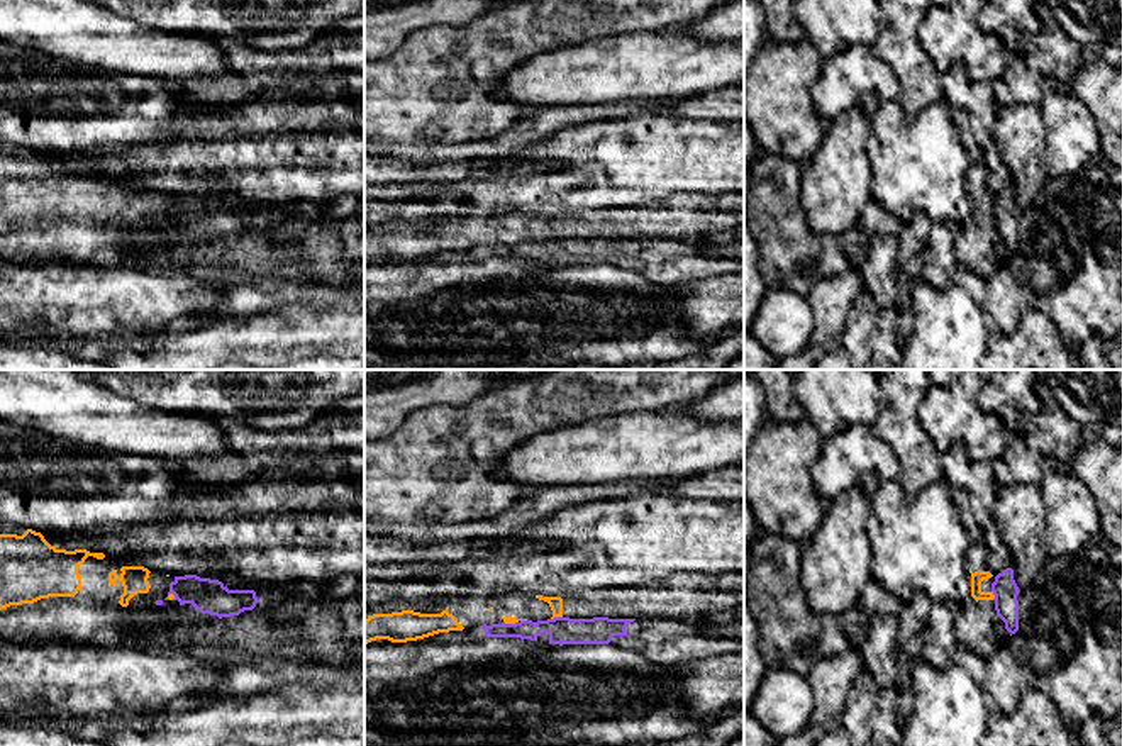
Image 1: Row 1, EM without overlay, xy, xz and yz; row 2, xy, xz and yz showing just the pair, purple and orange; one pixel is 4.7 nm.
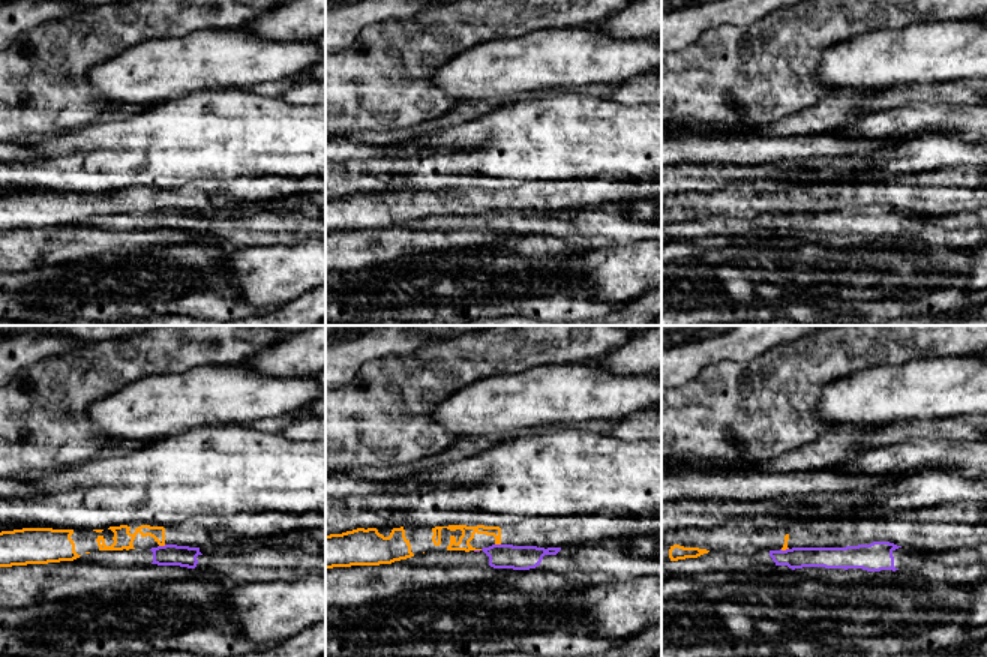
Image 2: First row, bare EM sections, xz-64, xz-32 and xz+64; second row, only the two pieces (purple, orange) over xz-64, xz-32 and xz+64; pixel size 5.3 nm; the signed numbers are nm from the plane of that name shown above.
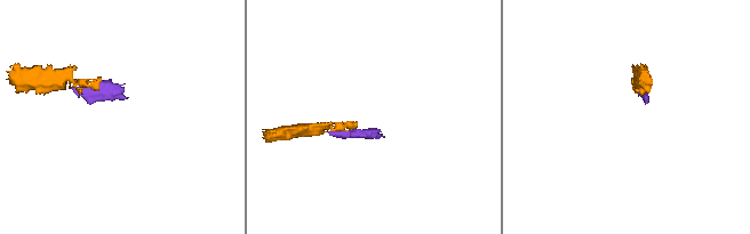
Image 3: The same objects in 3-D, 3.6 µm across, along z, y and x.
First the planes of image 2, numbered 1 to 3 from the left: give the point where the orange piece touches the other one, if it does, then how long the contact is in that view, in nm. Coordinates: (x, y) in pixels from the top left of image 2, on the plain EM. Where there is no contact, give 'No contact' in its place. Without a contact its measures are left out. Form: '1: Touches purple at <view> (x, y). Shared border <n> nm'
1: Touches purple at xz-64 (162, 210). Shared border 40 nm
2: Touches purple at xz-32 (498, 209). Shared border 30 nm
3: Touches purple at xz+64 (783, 215). Shared border 50 nm

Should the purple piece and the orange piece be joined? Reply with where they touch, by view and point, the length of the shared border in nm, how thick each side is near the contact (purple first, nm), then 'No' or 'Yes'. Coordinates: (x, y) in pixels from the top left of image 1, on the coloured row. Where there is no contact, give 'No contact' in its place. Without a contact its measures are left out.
Touches purple at xz (556, 617). Shared border 60 nm. Thickness 130 nm (purple) against 60 nm. No

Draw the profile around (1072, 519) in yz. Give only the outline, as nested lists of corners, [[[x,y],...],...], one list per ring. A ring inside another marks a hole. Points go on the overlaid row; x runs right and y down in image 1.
[[[1053,458],[1041,459],[1044,502],[1042,549],[1047,558],[1078,553],[1100,532],[1100,510],[1088,487],[1063,473]]]

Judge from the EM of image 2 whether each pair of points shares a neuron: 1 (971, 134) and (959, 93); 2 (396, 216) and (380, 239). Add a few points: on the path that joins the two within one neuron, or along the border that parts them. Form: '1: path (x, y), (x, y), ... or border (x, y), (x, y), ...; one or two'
1: border (927, 102), (971, 105); two
2: border (392, 225), (351, 228); two

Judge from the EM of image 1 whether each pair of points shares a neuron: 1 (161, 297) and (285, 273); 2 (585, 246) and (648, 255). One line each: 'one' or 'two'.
1: one
2: one

